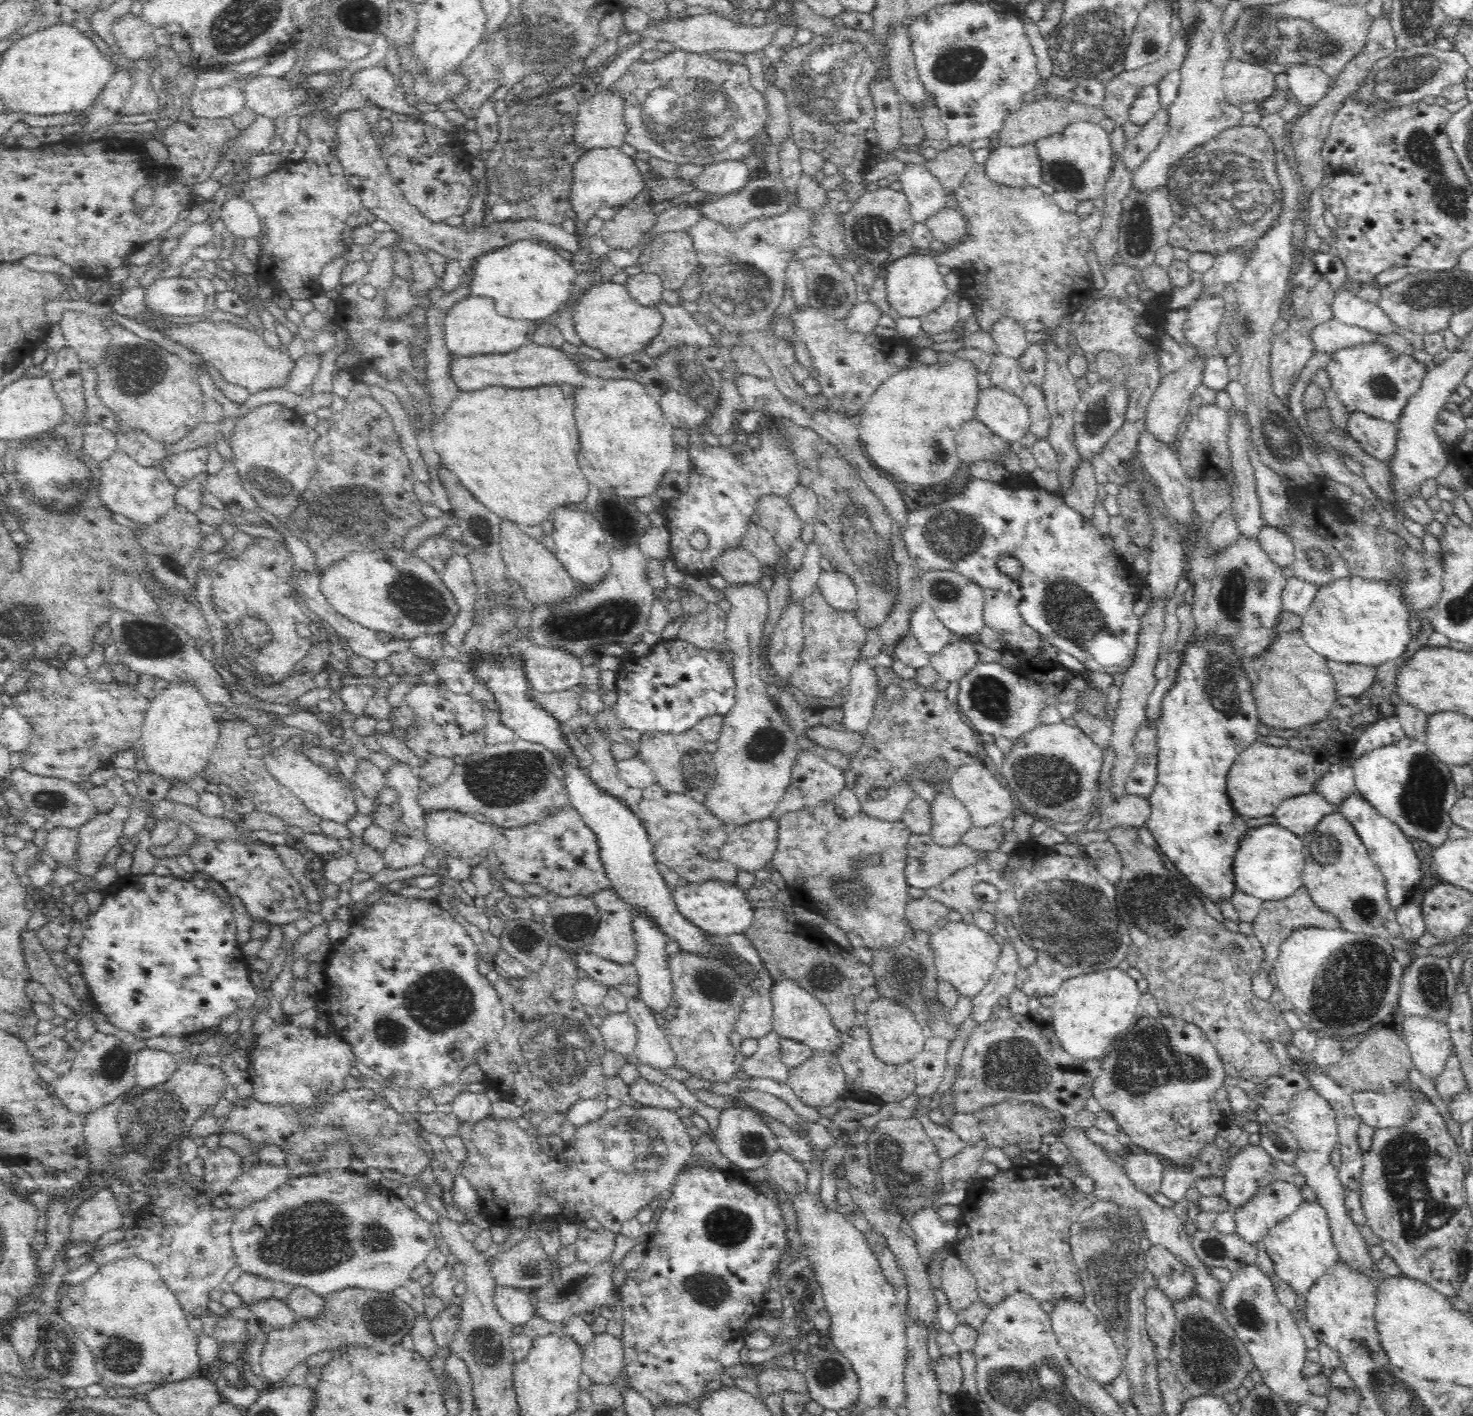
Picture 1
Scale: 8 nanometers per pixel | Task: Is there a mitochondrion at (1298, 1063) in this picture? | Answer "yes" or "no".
no

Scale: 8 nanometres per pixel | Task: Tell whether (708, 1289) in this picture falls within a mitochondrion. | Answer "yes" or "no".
yes

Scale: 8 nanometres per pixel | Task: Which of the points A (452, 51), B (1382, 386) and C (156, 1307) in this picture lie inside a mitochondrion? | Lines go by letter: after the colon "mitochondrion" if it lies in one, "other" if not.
A: other
B: mitochondrion
C: other

